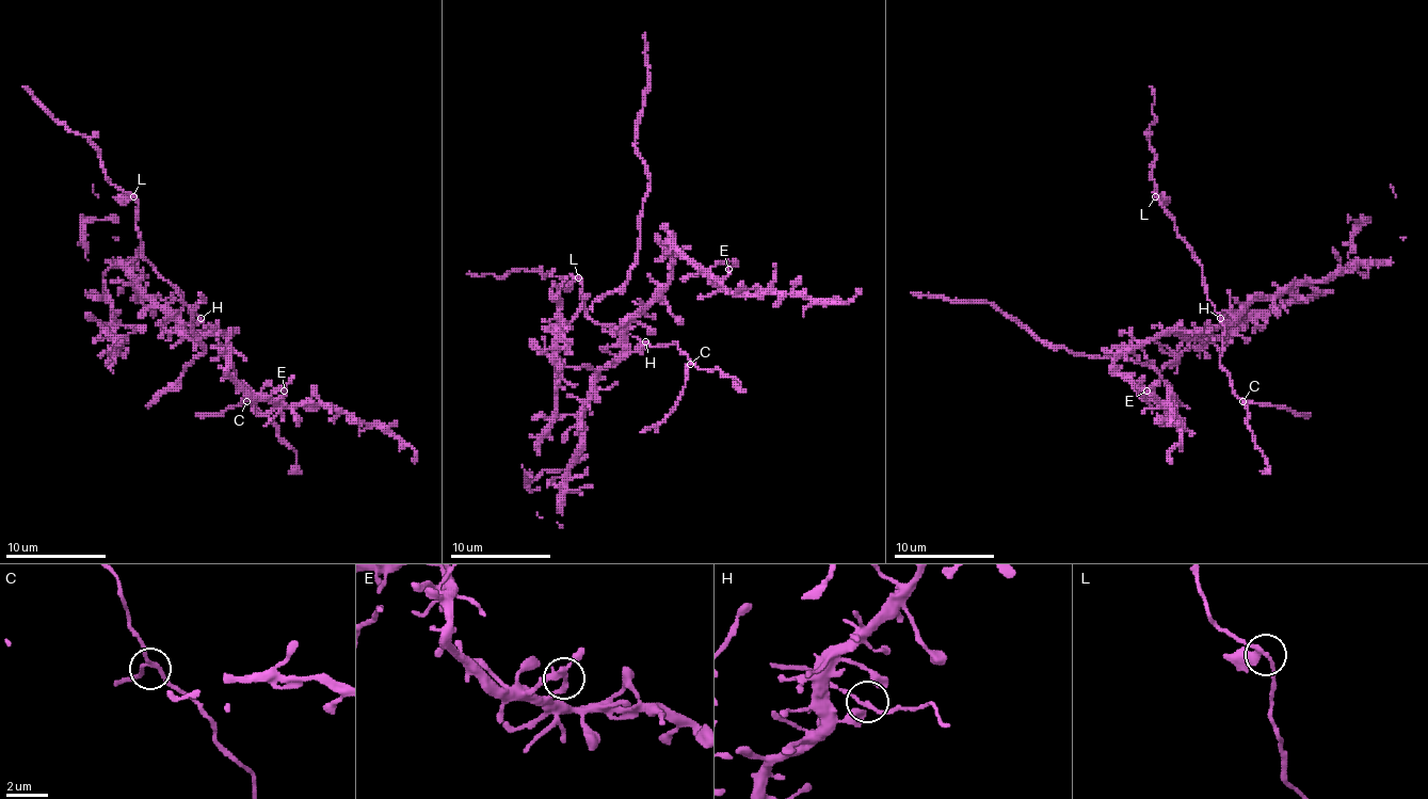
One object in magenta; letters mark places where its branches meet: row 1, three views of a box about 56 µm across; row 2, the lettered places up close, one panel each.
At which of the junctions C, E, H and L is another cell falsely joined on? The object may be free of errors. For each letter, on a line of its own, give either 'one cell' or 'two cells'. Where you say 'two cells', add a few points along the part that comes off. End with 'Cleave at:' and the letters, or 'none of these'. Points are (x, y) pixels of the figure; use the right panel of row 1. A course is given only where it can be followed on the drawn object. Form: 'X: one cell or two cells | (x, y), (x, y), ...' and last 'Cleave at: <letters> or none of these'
C: one cell
E: one cell
H: one cell
L: one cell
Cleave at: none of these

